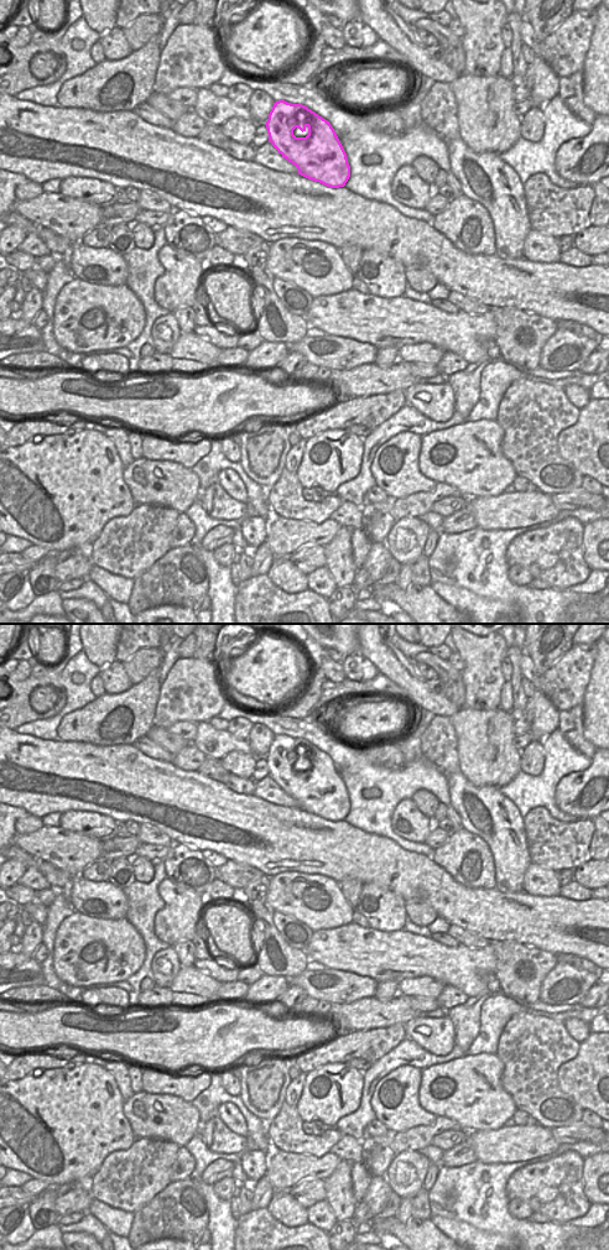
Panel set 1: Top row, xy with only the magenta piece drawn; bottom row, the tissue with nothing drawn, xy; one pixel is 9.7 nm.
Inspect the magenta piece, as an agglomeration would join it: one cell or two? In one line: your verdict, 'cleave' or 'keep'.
keep

